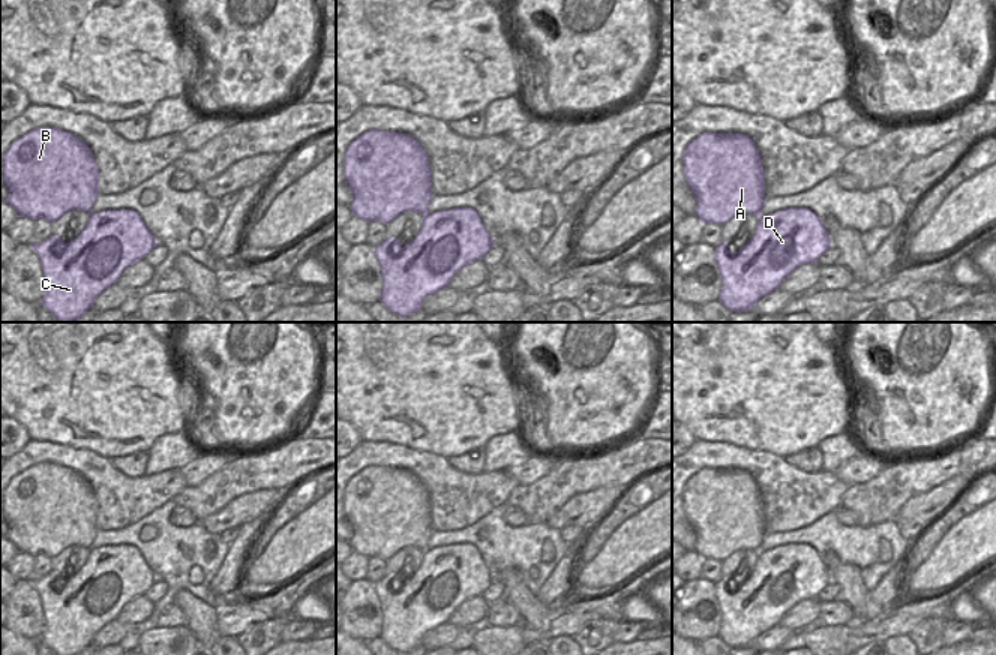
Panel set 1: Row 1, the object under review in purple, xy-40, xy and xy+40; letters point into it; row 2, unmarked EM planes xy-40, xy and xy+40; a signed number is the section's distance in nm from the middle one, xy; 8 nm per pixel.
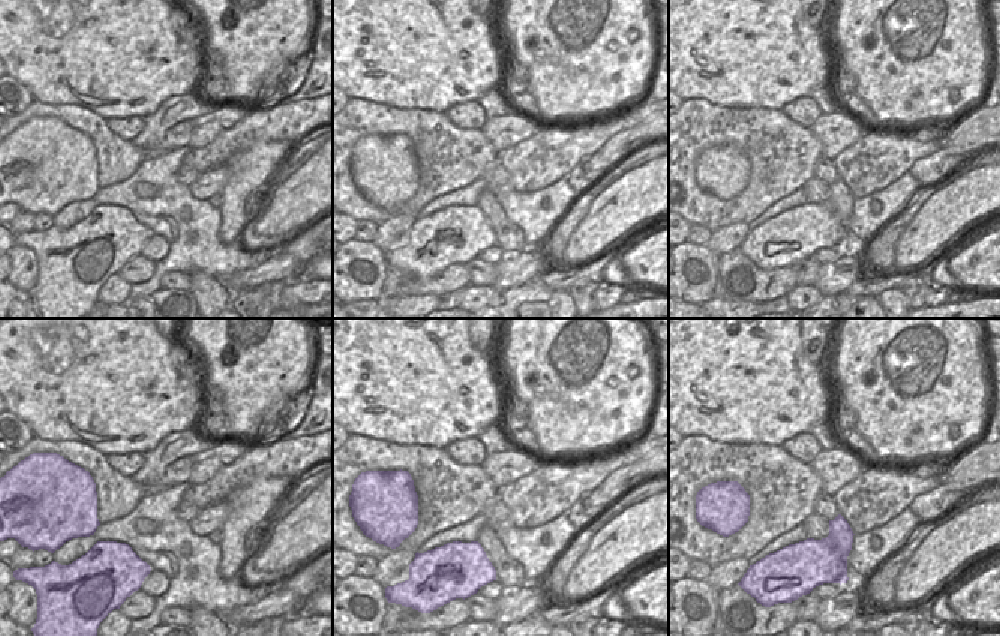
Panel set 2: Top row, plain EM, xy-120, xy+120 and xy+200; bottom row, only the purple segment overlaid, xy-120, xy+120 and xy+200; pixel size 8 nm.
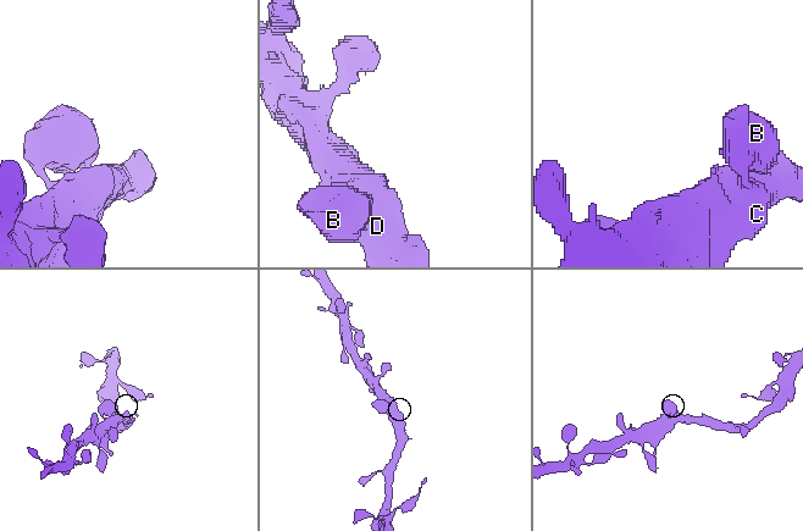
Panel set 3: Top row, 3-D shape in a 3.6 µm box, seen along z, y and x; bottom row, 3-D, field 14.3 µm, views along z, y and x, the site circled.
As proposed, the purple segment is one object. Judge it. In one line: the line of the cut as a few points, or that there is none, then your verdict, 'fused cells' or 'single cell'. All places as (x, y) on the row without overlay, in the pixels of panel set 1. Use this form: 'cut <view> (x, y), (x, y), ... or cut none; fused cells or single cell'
cut none; single cell

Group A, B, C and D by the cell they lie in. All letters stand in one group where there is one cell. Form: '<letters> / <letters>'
A B C D

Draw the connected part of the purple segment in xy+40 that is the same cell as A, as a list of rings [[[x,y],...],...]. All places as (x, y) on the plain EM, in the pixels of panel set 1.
[[[705,468],[692,475],[682,489],[682,510],[698,538],[694,552],[702,559],[722,562],[742,549],[759,553],[754,570],[738,588],[726,585],[729,577],[716,582],[716,598],[722,613],[717,637],[730,648],[752,645],[764,631],[776,627],[790,607],[802,600],[816,600],[831,583],[822,556],[806,543],[760,550],[765,537],[764,501],[753,475],[742,469]]]

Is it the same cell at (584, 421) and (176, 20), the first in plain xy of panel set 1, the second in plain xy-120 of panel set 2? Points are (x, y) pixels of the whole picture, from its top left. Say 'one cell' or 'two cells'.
two cells

